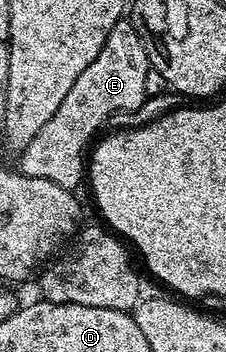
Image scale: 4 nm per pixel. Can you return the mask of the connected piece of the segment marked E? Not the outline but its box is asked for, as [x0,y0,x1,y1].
[20,21,150,191]

